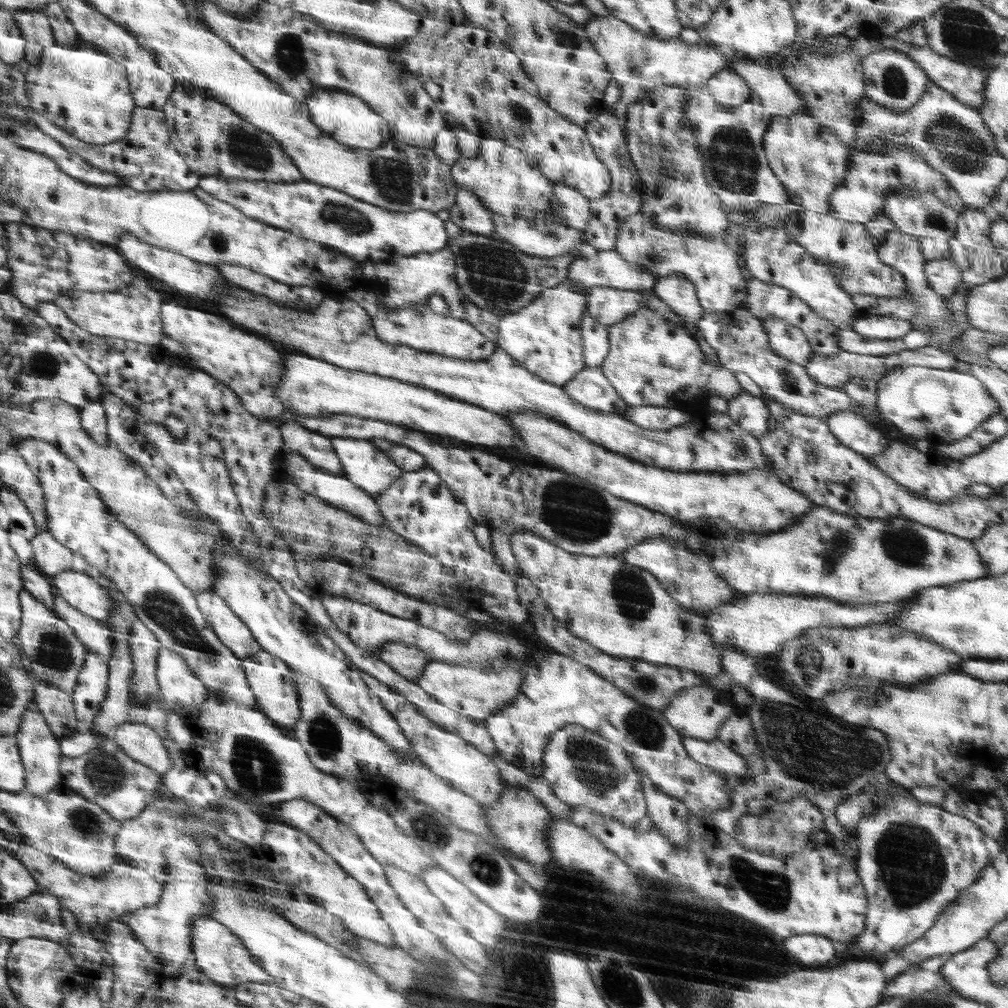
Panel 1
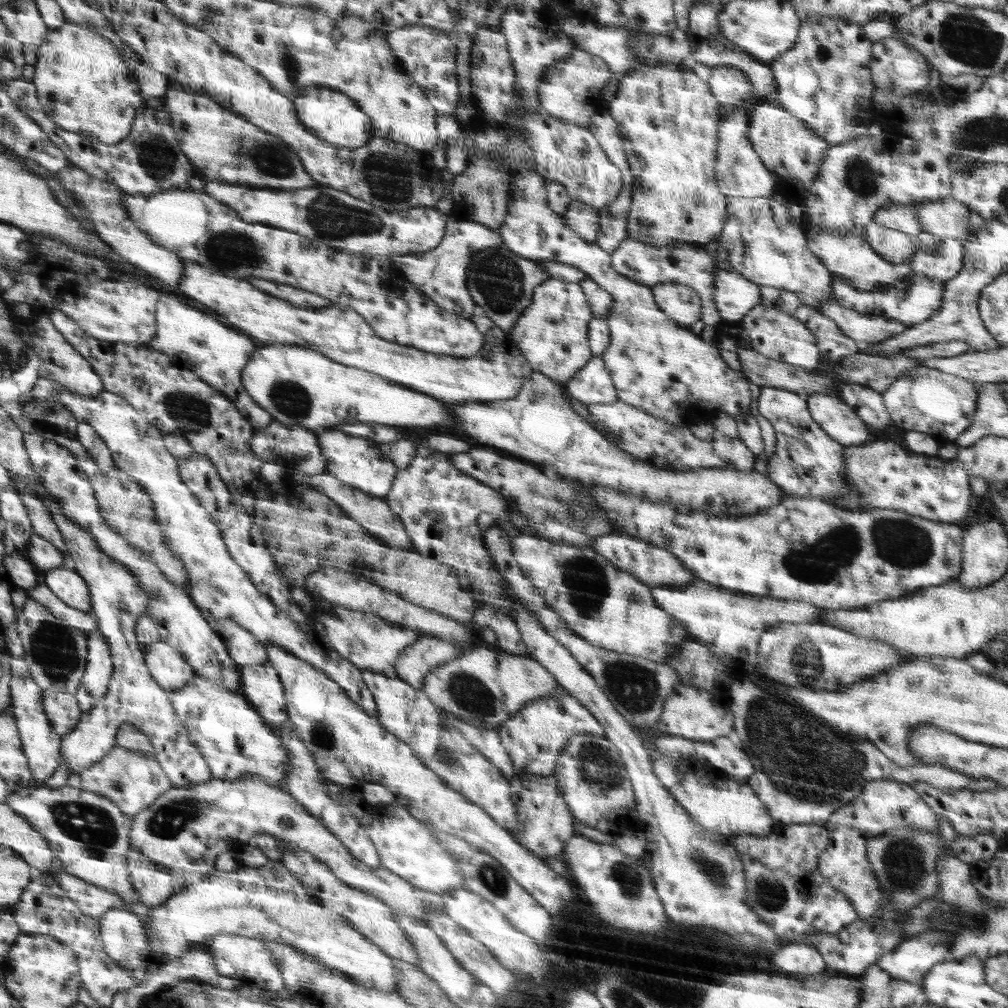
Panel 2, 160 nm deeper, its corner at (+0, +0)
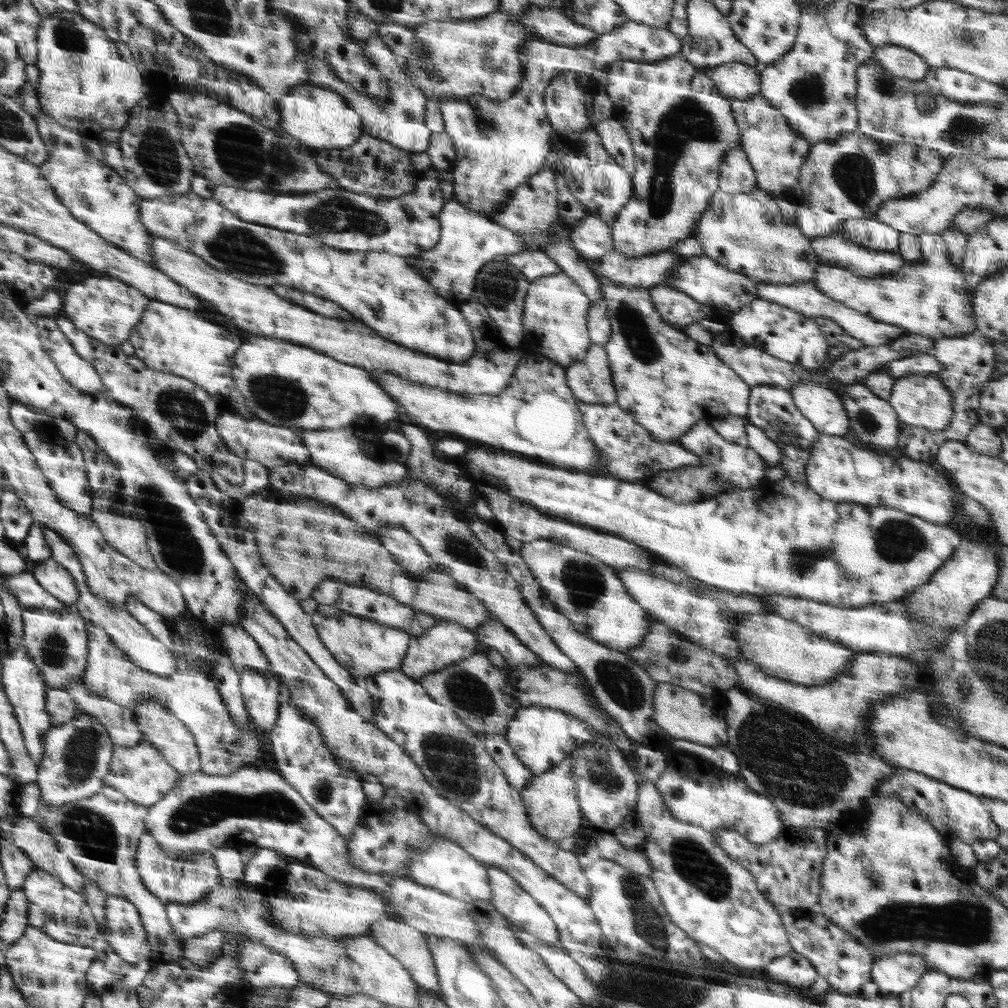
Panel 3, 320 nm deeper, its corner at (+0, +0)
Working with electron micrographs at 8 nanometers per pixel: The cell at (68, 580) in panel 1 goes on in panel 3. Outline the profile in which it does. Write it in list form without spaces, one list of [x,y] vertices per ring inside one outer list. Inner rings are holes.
[[[51,559],[33,563],[32,566],[31,572],[34,578],[51,595],[55,595],[70,607],[76,605],[78,597],[80,597],[80,590],[77,589],[73,575],[66,571],[65,567]]]

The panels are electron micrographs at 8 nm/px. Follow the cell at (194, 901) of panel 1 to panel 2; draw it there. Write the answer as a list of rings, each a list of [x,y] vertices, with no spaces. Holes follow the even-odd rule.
[[[266,862],[260,868],[238,868],[233,872],[216,871],[210,878],[197,883],[185,883],[178,894],[173,894],[164,904],[150,907],[149,920],[143,924],[150,948],[162,955],[163,960],[174,960],[196,945],[214,938],[217,934],[239,934],[250,938],[277,938],[293,946],[298,952],[307,954],[328,969],[344,973],[350,981],[366,989],[382,992],[396,992],[397,974],[393,958],[366,938],[344,915],[326,908],[314,896],[309,896],[307,888],[291,871],[276,862]]]

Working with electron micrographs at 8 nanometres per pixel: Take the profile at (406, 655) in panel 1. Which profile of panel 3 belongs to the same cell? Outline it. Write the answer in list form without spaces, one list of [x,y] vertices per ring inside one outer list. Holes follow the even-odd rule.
[[[439,619],[438,624],[433,629],[428,630],[420,637],[412,637],[409,650],[405,654],[404,664],[400,666],[402,672],[409,675],[414,680],[424,678],[425,674],[436,673],[445,669],[448,665],[456,664],[458,661],[465,660],[473,656],[478,646],[478,639],[474,632],[465,627]]]

